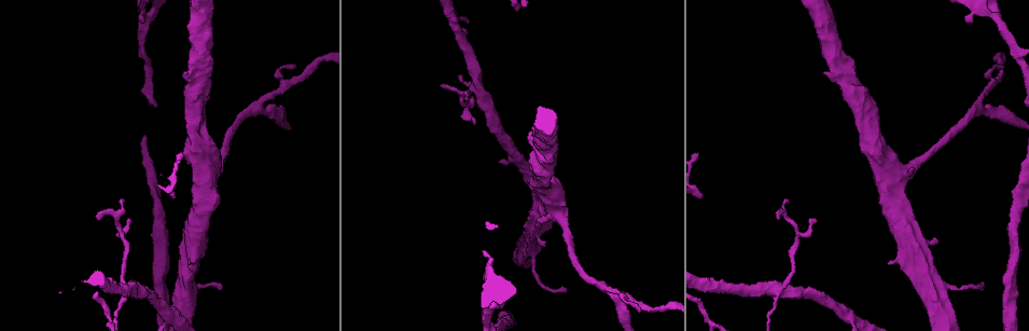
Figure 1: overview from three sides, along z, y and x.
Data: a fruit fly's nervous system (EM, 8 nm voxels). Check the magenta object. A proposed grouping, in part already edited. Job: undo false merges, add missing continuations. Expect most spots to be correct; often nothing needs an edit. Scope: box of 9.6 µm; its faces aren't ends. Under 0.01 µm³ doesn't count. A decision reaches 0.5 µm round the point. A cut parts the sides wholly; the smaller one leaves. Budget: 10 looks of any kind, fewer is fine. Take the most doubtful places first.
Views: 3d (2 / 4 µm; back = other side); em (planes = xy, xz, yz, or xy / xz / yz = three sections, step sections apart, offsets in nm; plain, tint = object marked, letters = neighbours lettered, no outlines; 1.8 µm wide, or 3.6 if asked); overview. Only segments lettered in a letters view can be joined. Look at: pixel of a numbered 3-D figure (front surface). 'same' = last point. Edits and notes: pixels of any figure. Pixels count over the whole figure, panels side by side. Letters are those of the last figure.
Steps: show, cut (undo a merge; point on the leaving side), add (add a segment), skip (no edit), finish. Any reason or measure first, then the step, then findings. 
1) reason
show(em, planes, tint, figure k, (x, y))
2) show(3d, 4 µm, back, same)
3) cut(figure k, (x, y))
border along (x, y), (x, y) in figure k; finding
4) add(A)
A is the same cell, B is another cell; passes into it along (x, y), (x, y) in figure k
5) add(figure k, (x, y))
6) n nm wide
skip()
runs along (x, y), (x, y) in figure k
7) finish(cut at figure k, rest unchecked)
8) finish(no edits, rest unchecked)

branch stops here
show(em, planes, plain, figure 1, (185, 75))

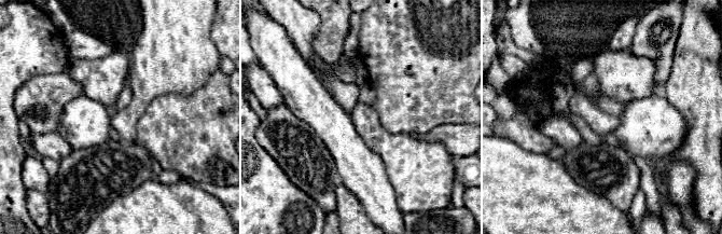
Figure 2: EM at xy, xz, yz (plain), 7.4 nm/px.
see the neighbours
show(em, planes, letters, same)

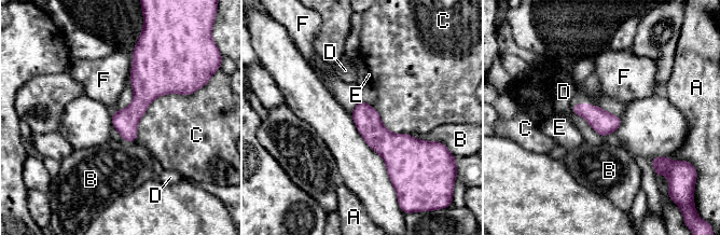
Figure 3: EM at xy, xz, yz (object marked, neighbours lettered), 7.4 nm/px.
skip()
A, B, C, D, E and F are other cells; border along (191, 93), (157, 96), (135, 142) in figure 3; no lettered segment goes on from it

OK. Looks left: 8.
branch stops here
show(3d, 2 µm, figure 1, (967, 21))

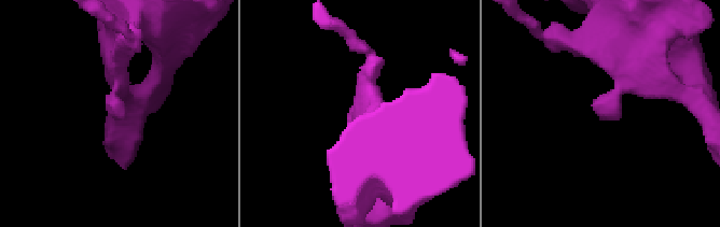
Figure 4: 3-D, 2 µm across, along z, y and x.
now the EM
show(em, planes, letters, figure 4, (601, 109))

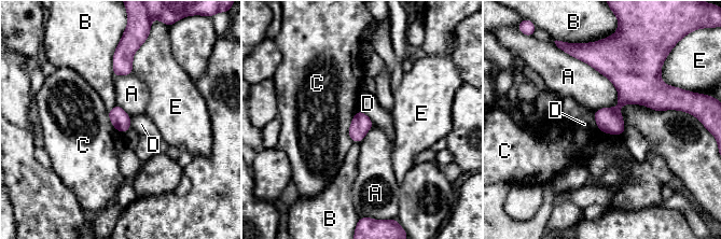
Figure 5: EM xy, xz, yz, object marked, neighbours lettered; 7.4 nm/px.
skip()
A, B, C, D and E are other cells; border along (358, 109), (374, 124) in figure 5; none of them fits

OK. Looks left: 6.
free end
show(em, planes, letters, figure 1, (189, 262))

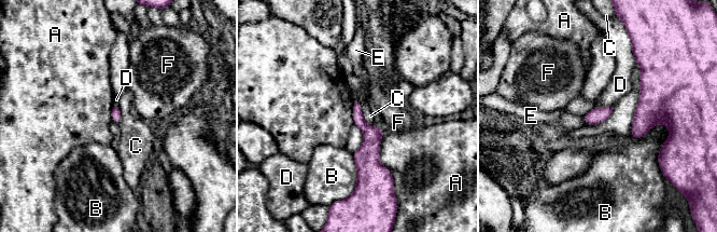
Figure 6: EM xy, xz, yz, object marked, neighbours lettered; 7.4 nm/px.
A touches over 380 nm
skip()
A, B, C, D, E and F are other cells; none of them fits

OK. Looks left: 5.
stops while still wide
show(em, yz, step 4, letters, figure 1, (911, 167))

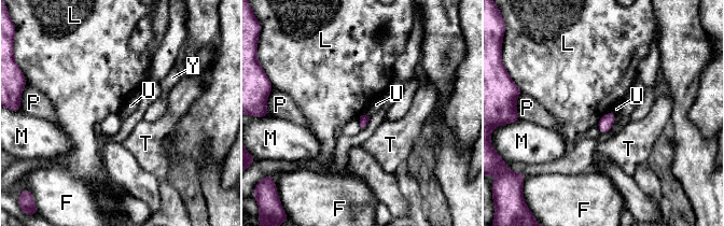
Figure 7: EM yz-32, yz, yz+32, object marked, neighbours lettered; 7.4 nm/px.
show(em, planes, letters, same)

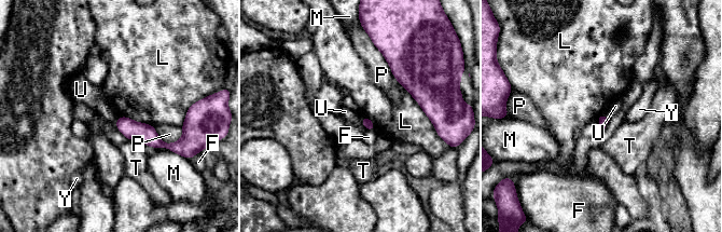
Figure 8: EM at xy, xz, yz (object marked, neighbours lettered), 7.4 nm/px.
L touches over 420 nm
skip()
F, L, M, P, T, U and Y are other cells; border along (360, 117), (364, 127) in figure 8; none of them fits

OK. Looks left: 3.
finish(no edits, rest unchecked)

